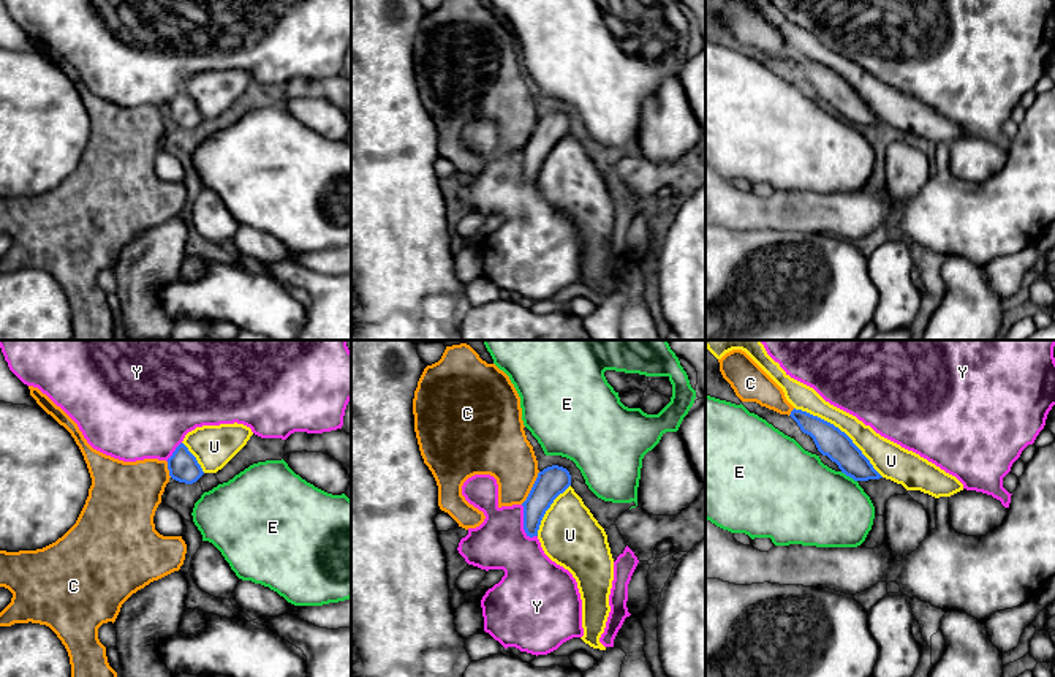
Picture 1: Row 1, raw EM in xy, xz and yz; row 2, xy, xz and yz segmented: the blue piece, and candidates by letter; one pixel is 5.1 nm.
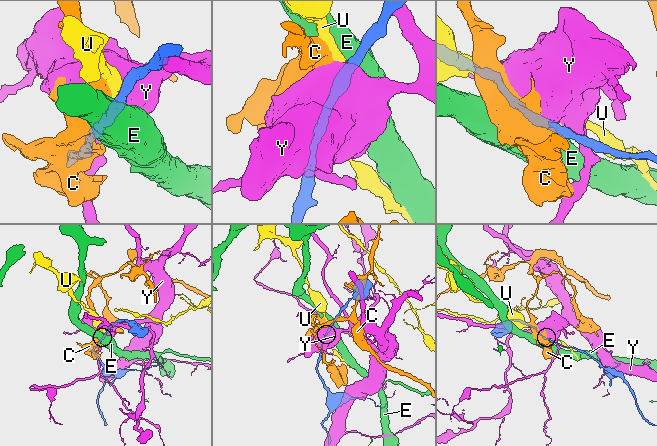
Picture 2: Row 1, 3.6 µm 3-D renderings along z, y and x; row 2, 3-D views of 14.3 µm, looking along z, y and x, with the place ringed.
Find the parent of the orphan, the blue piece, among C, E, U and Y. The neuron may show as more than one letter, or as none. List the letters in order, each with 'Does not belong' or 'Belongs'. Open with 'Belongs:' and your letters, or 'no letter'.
Belongs: C
C: Belongs
E: Does not belong
U: Does not belong
Y: Does not belong

